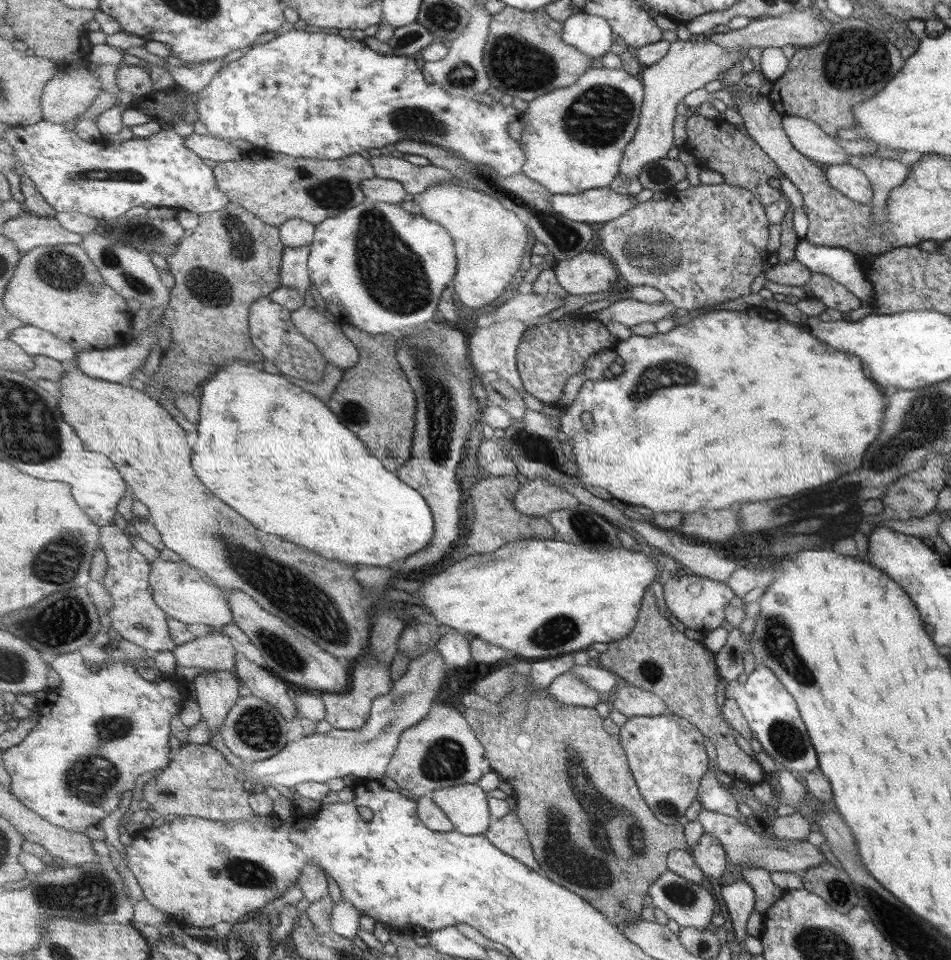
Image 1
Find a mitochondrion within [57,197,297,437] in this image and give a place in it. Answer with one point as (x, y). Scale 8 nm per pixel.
(110, 260)

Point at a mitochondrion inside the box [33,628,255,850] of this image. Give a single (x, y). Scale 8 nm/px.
(91, 779)

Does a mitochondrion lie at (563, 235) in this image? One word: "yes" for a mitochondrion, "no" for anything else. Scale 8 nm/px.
yes

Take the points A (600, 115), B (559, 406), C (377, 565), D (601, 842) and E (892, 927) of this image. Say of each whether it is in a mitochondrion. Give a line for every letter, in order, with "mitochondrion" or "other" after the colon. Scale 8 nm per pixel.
A: mitochondrion
B: other
C: other
D: mitochondrion
E: other

